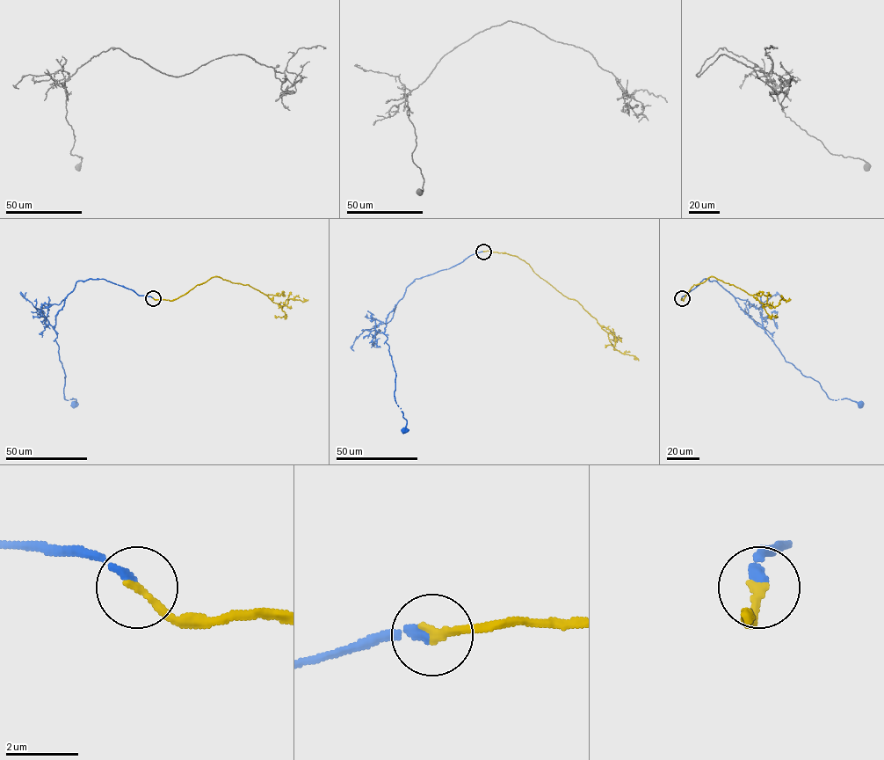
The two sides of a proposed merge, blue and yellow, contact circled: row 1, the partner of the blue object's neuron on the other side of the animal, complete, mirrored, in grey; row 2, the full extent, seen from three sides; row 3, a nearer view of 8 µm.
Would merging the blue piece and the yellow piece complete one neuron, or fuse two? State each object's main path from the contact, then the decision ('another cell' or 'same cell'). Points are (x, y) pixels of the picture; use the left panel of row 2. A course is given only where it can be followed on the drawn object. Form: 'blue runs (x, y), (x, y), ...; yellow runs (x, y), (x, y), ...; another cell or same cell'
blue runs (153, 298), (104, 279), (78, 281), (66, 297), (54, 328), (65, 376), (64, 398), (75, 398), (75, 404); yellow runs (153, 298), (173, 300), (212, 277), (219, 276), (259, 290), (281, 307), (286, 299), (307, 299); same cell

